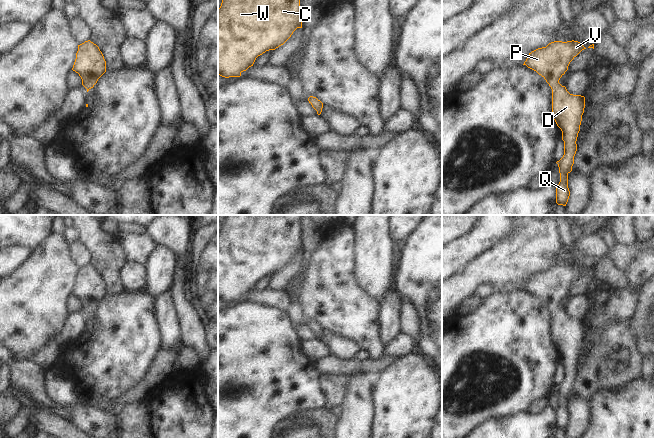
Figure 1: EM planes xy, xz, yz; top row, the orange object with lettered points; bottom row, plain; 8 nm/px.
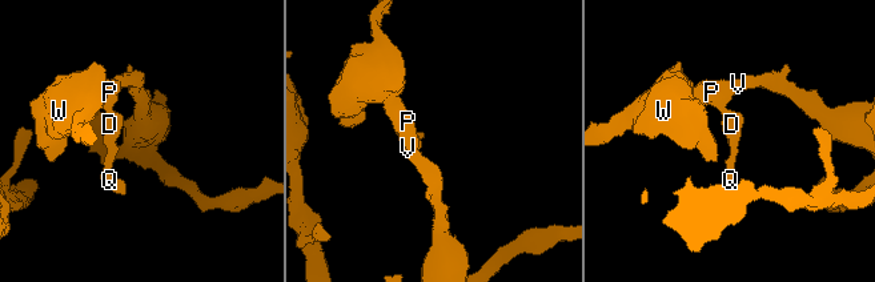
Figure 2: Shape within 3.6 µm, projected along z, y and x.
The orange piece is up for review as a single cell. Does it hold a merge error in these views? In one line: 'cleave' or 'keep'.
keep

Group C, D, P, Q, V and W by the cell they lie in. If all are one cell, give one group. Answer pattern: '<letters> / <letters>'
C D P Q V W

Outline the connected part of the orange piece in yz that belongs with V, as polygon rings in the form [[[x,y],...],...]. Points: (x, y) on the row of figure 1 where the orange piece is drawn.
[[[554,41],[529,53],[523,64],[541,75],[552,89],[552,117],[561,129],[564,141],[564,155],[556,162],[560,173],[560,182],[556,186],[556,203],[563,206],[566,206],[570,196],[568,174],[572,171],[577,151],[576,141],[584,113],[585,97],[570,94],[559,80],[568,70],[570,62],[584,49],[586,48],[578,41]]]

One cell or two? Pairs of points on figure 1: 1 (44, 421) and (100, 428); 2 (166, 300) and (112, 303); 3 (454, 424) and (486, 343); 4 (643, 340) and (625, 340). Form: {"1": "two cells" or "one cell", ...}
{"1": "two cells", "2": "two cells", "3": "one cell", "4": "two cells"}

